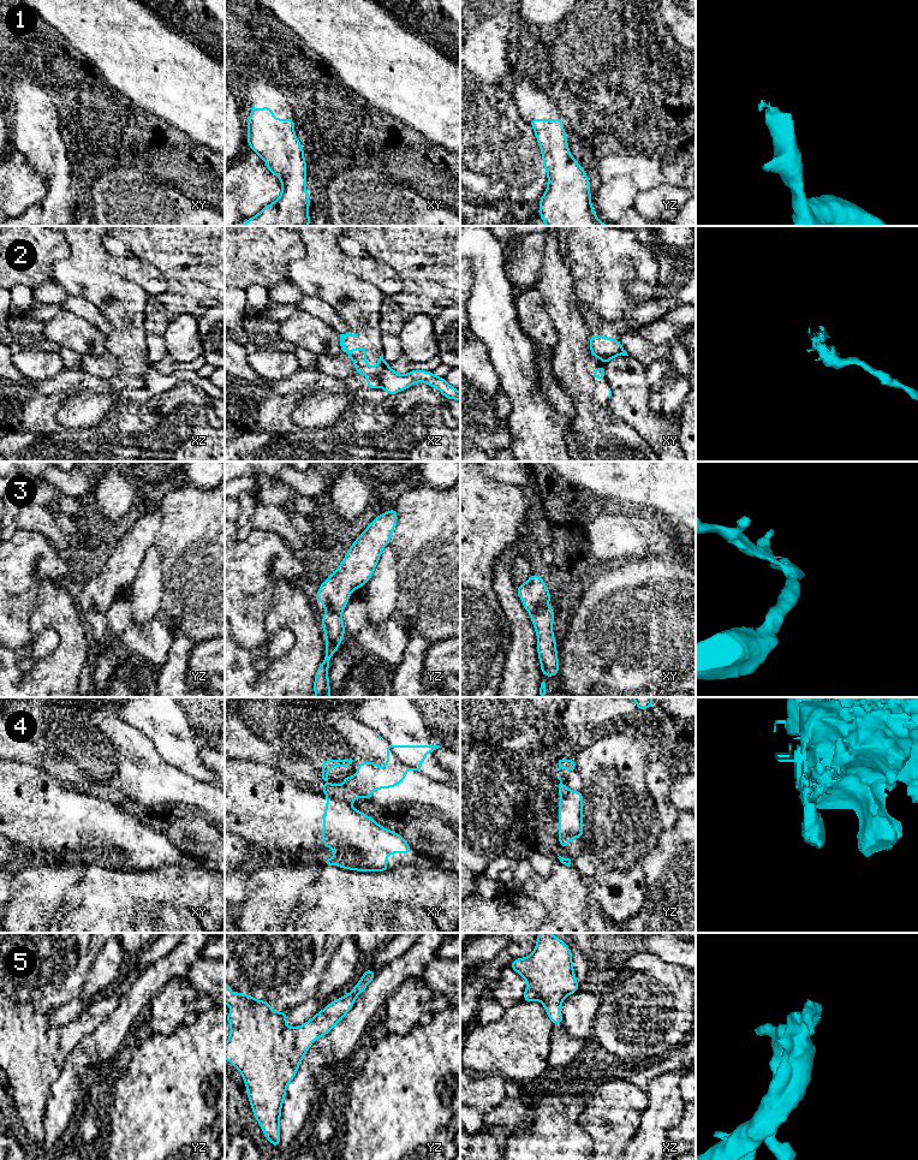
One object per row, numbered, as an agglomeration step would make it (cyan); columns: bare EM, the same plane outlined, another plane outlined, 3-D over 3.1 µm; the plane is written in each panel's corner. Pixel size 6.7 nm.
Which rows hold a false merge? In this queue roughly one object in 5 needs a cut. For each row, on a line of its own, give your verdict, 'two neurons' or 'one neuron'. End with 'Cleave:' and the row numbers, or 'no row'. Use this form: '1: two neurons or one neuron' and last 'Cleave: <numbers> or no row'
1: one neuron
2: two neurons
3: one neuron
4: two neurons
5: one neuron
Cleave: 2, 4

